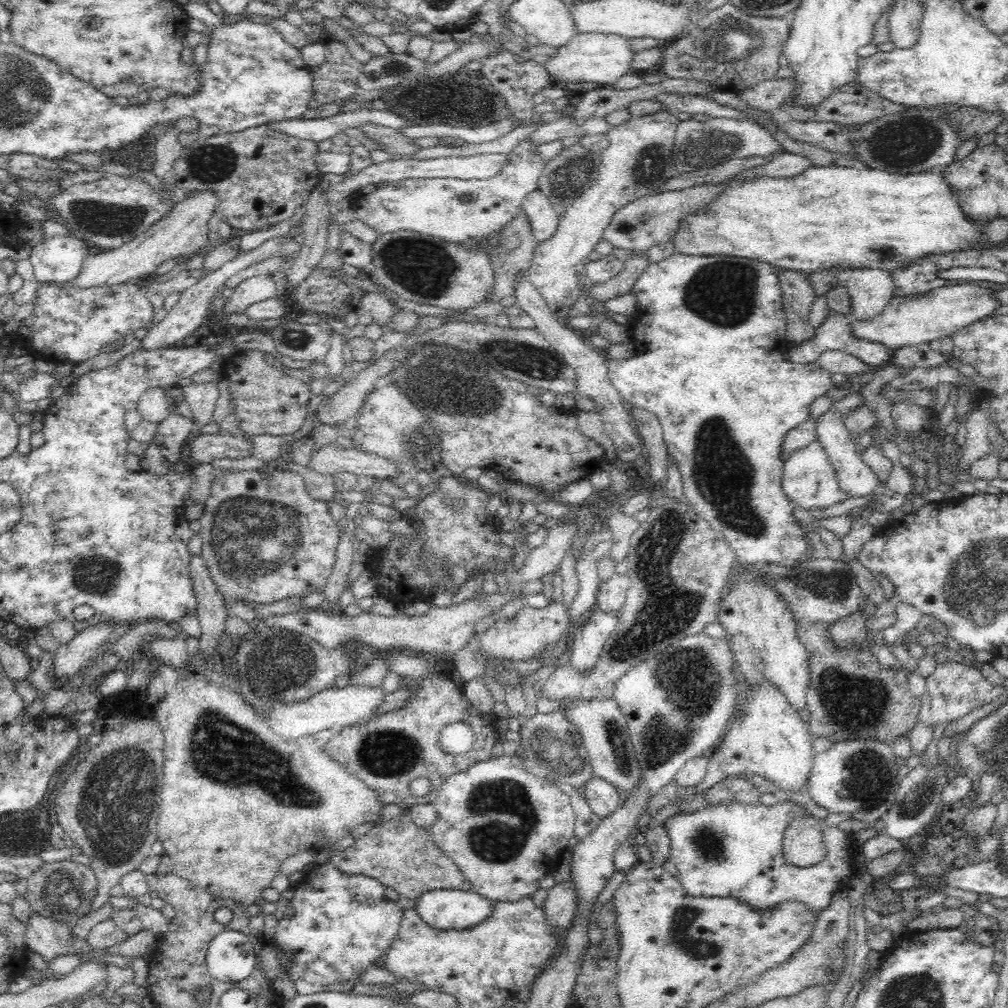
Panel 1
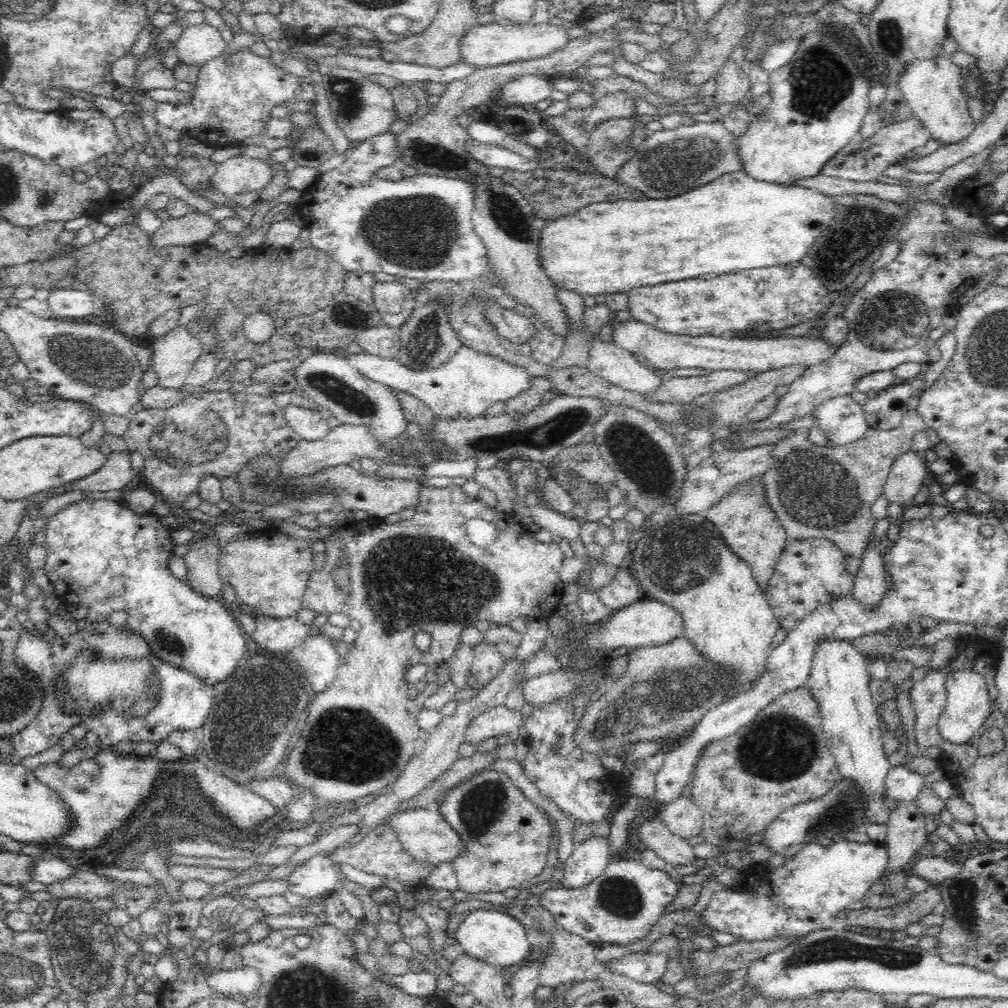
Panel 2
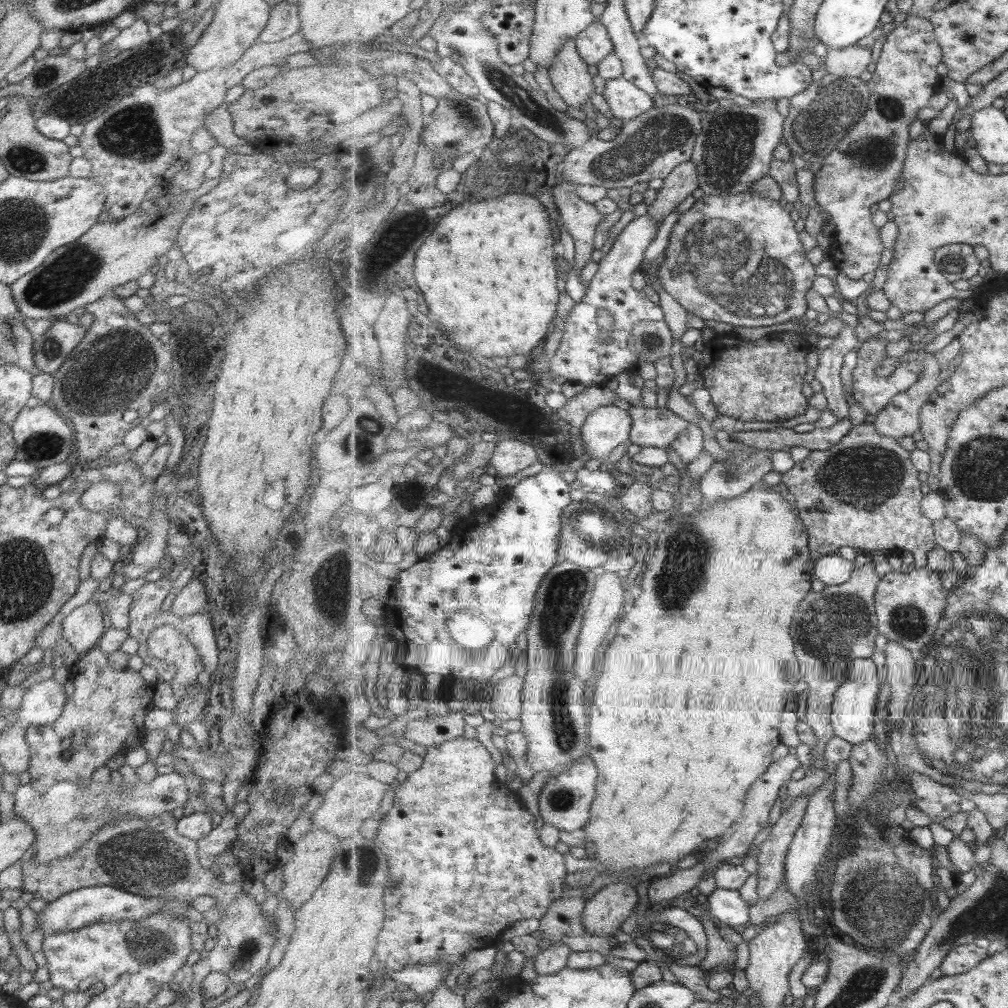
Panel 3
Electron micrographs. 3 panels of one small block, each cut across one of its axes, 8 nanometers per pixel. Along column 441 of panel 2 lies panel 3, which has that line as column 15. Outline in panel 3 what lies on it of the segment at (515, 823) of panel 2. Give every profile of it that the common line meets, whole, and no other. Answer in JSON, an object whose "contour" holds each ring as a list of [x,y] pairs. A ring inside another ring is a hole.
{"contour":[[[175,771],[155,776],[147,783],[138,781],[133,786],[124,782],[116,786],[110,780],[91,781],[87,786],[77,786],[67,781],[53,782],[41,796],[33,790],[29,782],[19,784],[12,794],[13,815],[25,819],[35,833],[35,842],[29,846],[33,851],[31,859],[47,863],[77,851],[99,827],[113,817],[119,817],[123,813],[133,817],[153,817],[182,807],[190,790],[188,780]]]}

